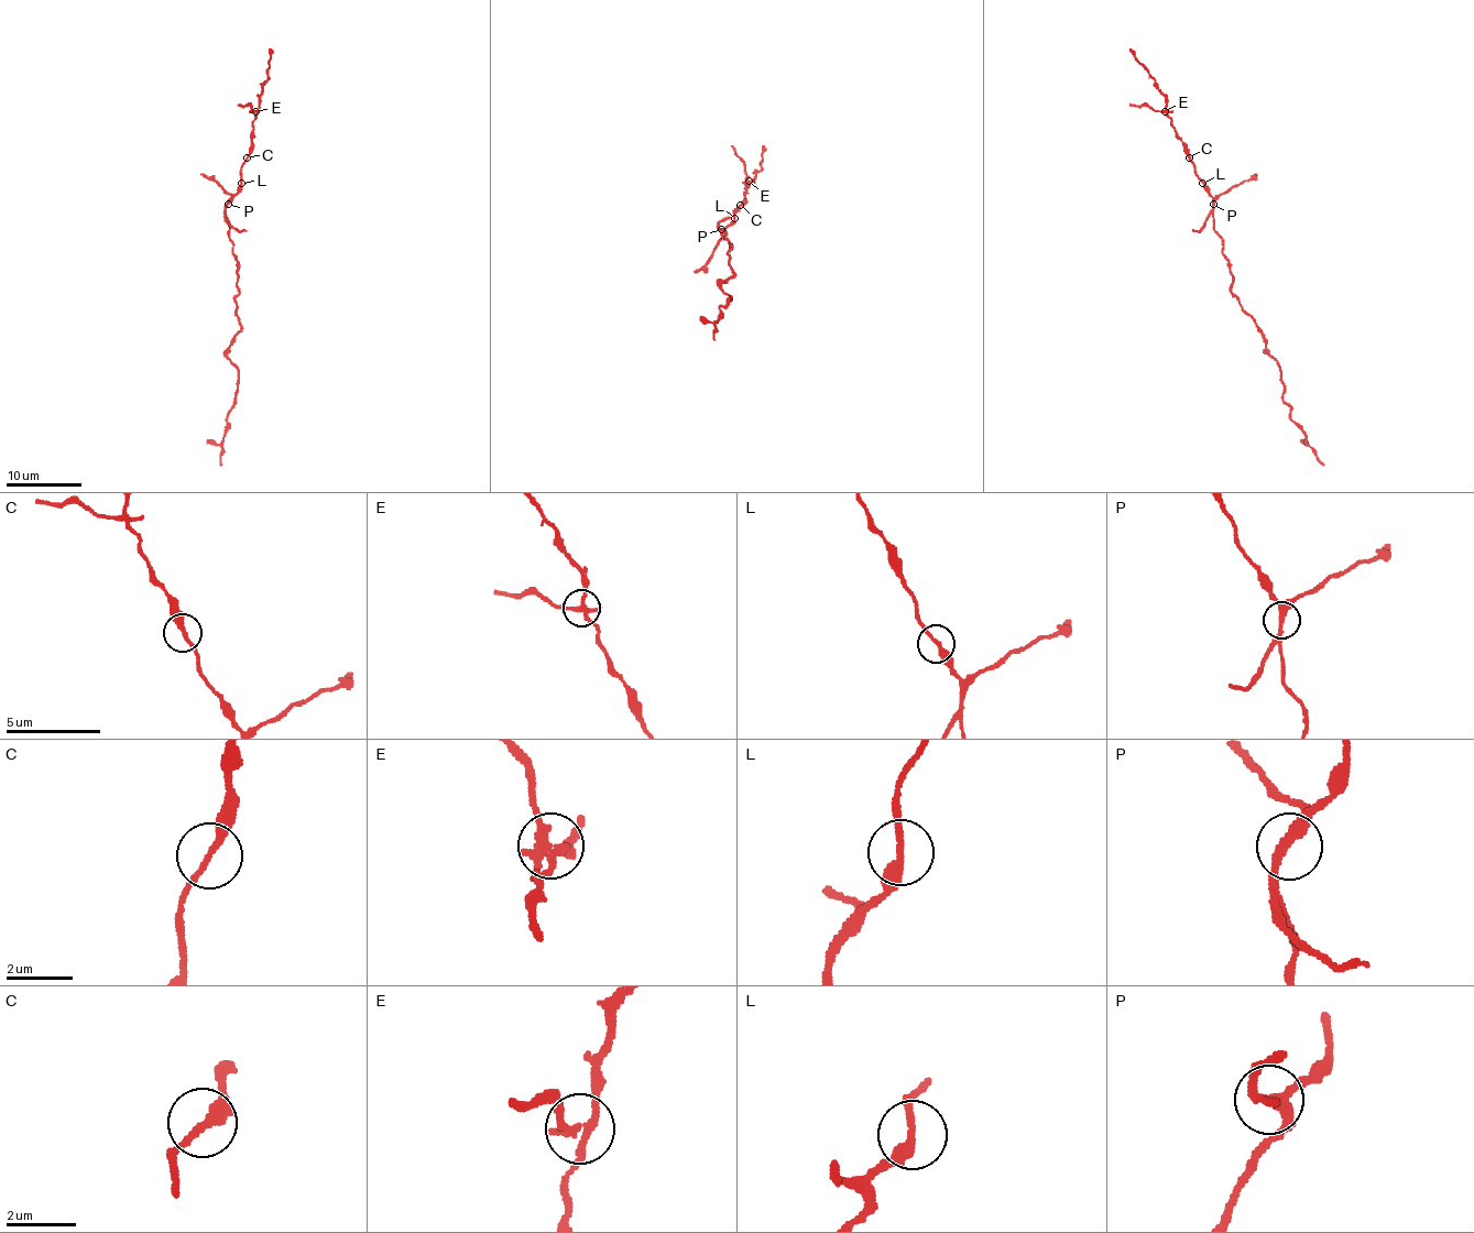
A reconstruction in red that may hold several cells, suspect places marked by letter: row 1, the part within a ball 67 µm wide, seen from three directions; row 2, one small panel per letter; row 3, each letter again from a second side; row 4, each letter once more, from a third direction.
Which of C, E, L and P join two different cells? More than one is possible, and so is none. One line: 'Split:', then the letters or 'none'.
Split: E, P

